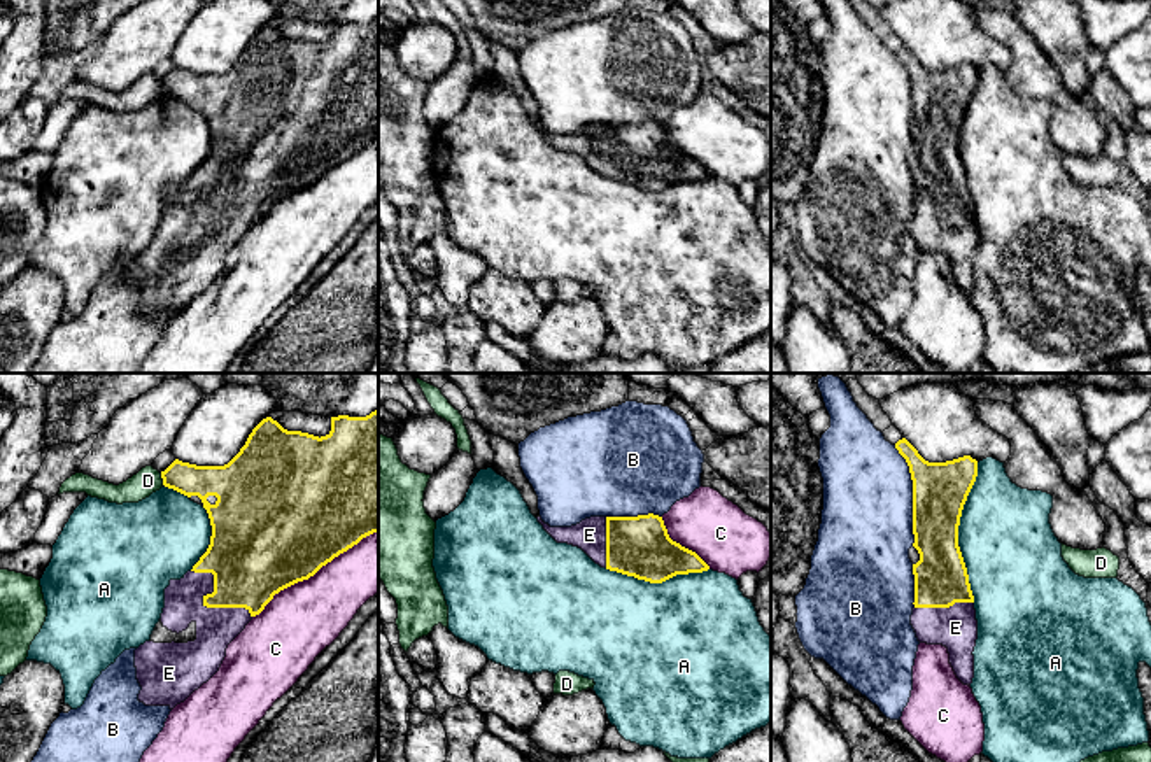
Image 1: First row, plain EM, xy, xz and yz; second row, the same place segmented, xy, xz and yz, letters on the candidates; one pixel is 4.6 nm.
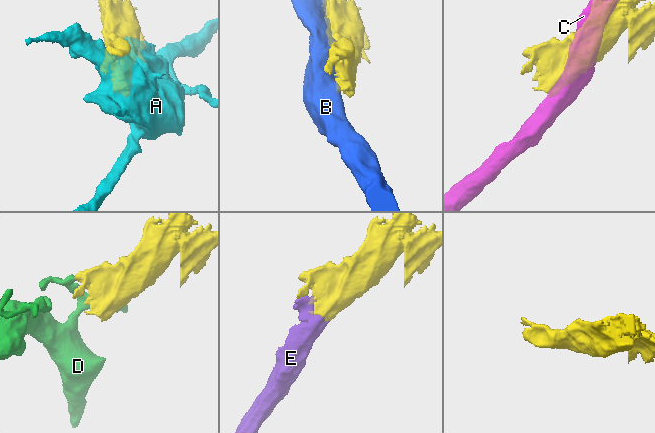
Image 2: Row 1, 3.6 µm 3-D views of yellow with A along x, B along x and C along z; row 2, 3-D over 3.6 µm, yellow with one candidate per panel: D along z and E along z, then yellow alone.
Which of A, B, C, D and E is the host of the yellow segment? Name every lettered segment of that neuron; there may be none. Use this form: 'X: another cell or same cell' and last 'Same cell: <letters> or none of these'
A: another cell
B: another cell
C: another cell
D: another cell
E: same cell
Same cell: E

